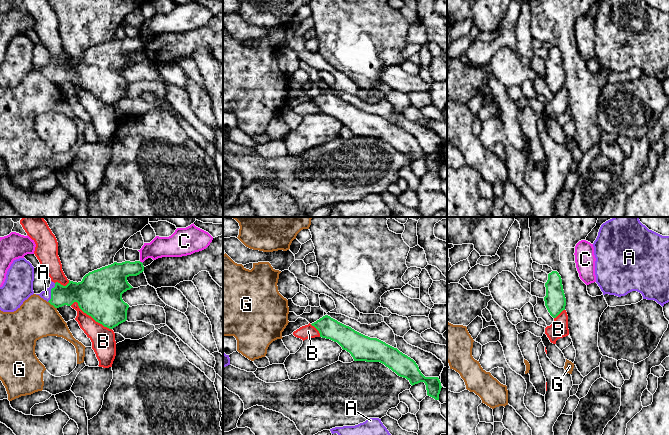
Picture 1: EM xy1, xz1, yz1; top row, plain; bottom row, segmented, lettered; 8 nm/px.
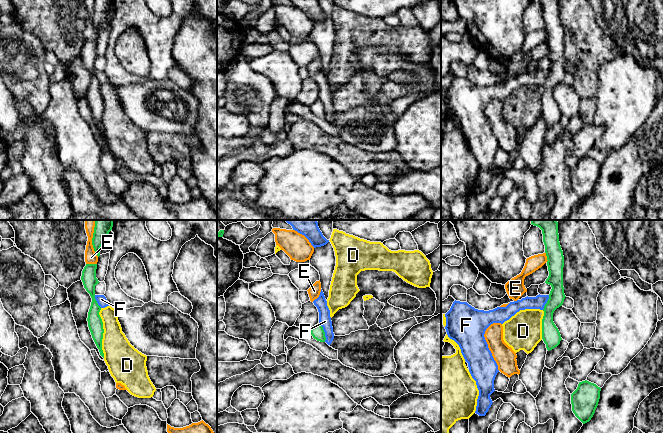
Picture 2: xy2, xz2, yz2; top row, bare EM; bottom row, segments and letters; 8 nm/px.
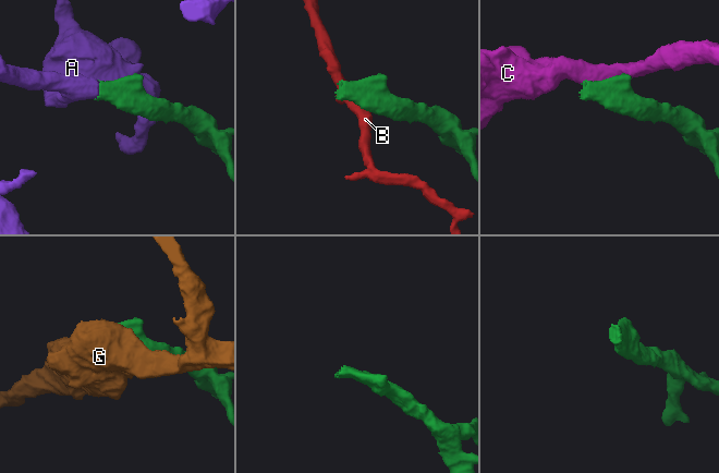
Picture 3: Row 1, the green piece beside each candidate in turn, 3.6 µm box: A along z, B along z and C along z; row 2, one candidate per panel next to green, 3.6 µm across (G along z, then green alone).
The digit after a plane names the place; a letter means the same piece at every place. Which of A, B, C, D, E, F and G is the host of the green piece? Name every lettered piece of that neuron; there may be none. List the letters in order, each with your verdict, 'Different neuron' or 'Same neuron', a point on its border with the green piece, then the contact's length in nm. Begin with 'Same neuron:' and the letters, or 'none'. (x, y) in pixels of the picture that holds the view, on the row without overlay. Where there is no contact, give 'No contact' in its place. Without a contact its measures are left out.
Same neuron: A
A: Same neuron. Touches green at xy1 (51, 68). Shared border 170 nm
B: Different neuron. Touches green at xy1 (90, 91). Shared border 380 nm
C: Different neuron. Touches green at xy1 (141, 38). Shared border 40 nm
D: Different neuron. Touches green at xy2 (103, 108). Shared border 400 nm
E: Different neuron. Touches green at xy2 (92, 16). Shared border 260 nm
F: Different neuron. Touches green at xz2 (324, 108). Shared border 160 nm
G: Different neuron. Touches green at xy1 (52, 80). Shared border 90 nm

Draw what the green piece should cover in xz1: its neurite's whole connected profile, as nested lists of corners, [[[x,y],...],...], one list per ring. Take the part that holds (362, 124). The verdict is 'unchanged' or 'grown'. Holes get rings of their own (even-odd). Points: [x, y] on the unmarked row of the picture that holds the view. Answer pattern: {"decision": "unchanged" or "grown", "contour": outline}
{"decision": "unchanged", "contour": [[[328,91],[323,92],[311,101],[319,107],[320,113],[337,118],[343,126],[349,128],[354,137],[380,138],[395,148],[398,152],[406,154],[412,162],[420,158],[424,158],[426,161],[427,171],[435,176],[439,176],[439,170],[442,164],[439,154],[425,153],[419,146],[416,138],[400,128],[397,124],[394,124],[377,114],[365,112]]]}

